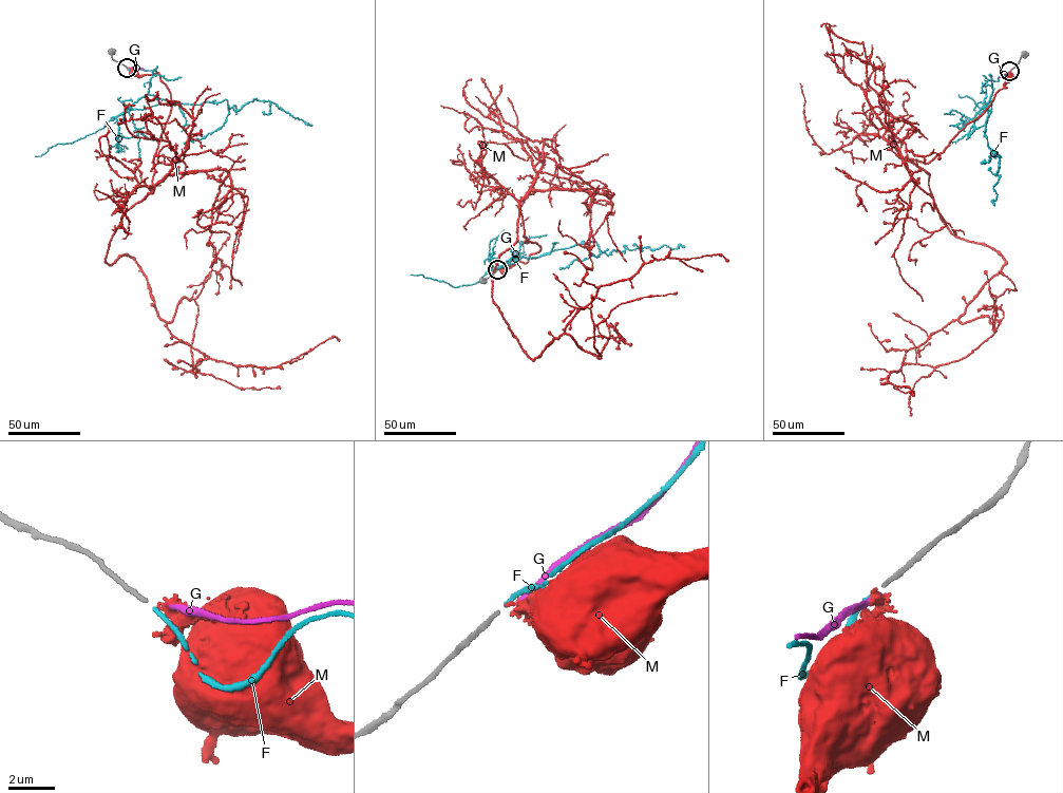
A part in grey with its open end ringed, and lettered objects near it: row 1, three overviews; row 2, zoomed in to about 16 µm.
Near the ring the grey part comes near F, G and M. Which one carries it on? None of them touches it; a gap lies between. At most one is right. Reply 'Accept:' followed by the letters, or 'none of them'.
Accept: F

